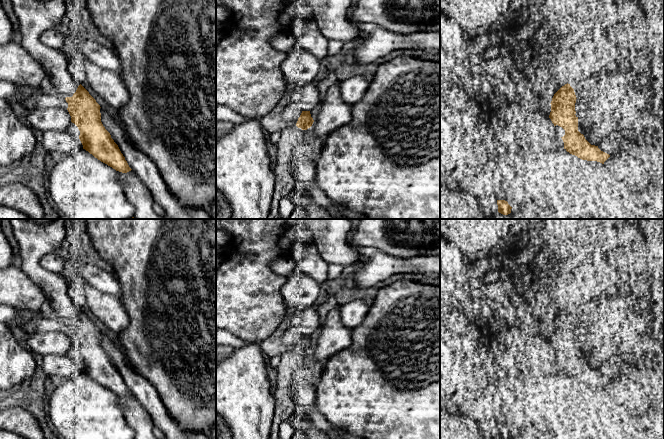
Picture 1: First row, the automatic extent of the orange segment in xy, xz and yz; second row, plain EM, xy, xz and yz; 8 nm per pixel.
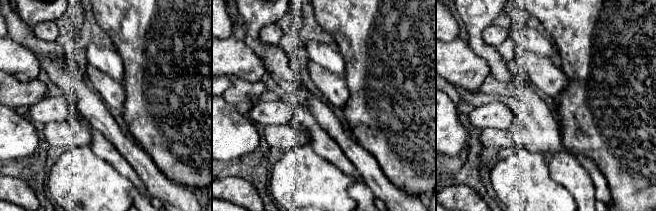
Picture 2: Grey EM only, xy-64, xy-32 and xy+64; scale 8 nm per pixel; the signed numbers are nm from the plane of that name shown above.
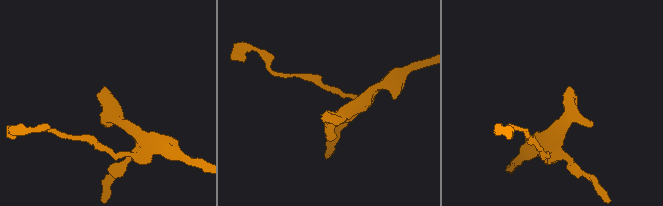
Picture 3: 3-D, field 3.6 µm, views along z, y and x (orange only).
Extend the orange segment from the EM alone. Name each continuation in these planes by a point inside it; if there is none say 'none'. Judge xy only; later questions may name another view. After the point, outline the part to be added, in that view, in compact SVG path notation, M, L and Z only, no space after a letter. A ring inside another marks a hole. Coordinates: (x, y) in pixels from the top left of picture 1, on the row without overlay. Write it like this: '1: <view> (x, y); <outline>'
1: xy (73, 353); M72 346L70 347L67 355L77 361L79 361L79 359L80 359L80 355L79 355L78 351Z

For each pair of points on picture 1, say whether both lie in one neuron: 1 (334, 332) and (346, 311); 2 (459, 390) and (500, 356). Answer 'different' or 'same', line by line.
1: different
2: different

